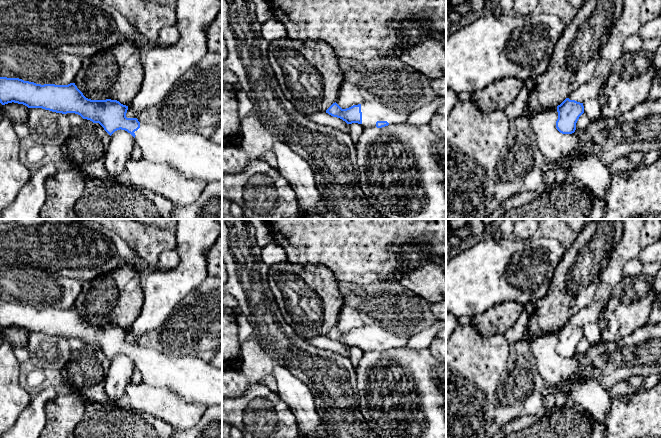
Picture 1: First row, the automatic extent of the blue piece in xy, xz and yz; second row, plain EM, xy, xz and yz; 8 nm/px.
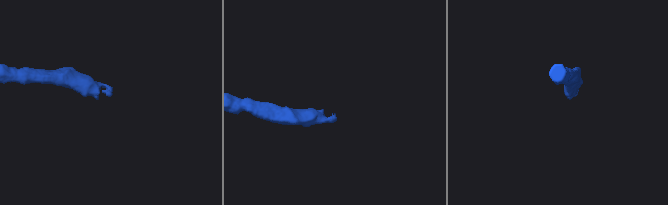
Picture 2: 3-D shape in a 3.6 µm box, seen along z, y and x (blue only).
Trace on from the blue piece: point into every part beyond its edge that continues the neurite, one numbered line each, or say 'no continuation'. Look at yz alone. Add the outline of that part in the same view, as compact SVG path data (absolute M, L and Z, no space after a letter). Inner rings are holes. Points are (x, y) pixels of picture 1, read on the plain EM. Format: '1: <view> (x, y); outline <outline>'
no continuation

